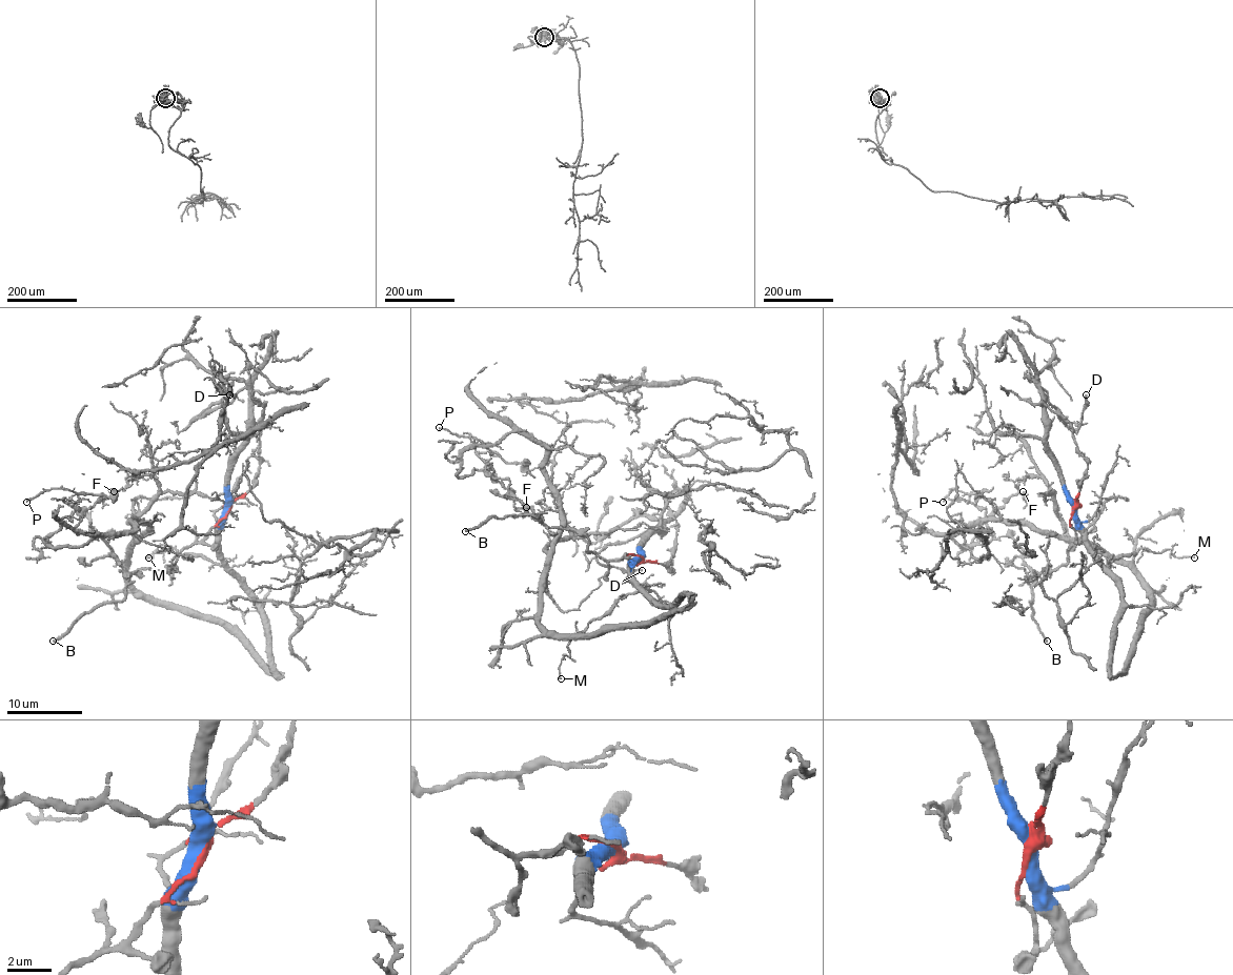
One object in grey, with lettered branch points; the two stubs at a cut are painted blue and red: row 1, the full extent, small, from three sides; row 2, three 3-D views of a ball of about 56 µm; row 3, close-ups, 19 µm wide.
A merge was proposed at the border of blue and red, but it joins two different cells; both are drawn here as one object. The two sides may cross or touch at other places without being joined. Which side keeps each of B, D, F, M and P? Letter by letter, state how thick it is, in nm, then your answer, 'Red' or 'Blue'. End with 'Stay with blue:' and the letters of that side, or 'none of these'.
B: Thickness 240 nm. Red
D: Thickness 170 nm. Blue
F: Thickness 170 nm. Red
M: Thickness 130 nm. Blue
P: Thickness 170 nm. Blue
Stay with blue: D, M, P

